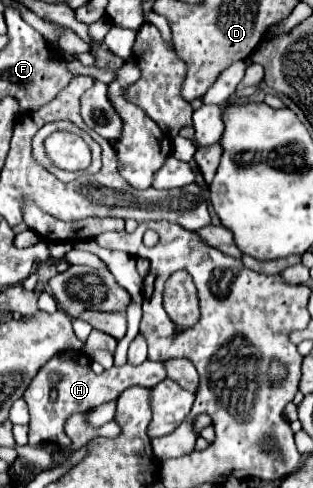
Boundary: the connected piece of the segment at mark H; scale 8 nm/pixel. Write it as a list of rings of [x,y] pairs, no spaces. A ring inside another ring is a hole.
[[[63,351],[55,357],[51,357],[35,375],[35,379],[31,381],[31,385],[27,387],[23,399],[29,405],[29,415],[31,415],[31,423],[29,423],[29,445],[37,445],[37,443],[57,443],[59,445],[59,453],[53,457],[53,469],[61,467],[61,457],[65,459],[71,453],[71,439],[65,435],[63,431],[63,423],[71,413],[79,413],[79,411],[91,411],[101,403],[107,403],[111,399],[117,399],[125,389],[141,385],[141,387],[153,387],[159,381],[163,381],[165,369],[161,363],[155,361],[145,361],[137,367],[131,365],[123,365],[123,367],[113,367],[109,371],[103,371],[101,375],[95,375],[91,369],[91,359],[83,353],[83,351]],[[51,373],[59,373],[61,379],[57,383],[51,381]],[[51,389],[57,389],[57,401],[51,403],[49,401],[49,393]]]

